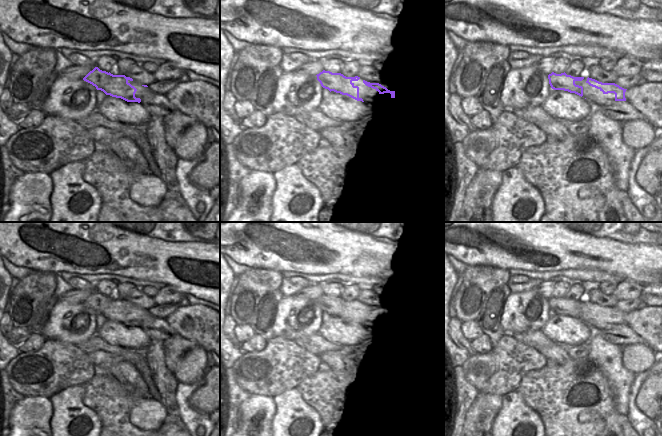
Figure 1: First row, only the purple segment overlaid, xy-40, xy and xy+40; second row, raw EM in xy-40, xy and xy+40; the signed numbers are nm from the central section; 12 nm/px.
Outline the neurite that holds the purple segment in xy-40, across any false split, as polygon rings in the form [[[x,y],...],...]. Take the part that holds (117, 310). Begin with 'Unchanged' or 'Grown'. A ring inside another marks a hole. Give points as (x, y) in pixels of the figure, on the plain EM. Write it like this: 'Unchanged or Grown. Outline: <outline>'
Unchanged. Outline: [[[95,291],[83,304],[95,310],[97,314],[103,315],[106,319],[121,322],[127,326],[141,326],[140,322],[135,321],[137,313],[128,306],[129,304],[133,305],[133,303],[125,299],[113,299]]]

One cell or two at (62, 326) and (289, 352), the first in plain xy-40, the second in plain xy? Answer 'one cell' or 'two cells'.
two cells

